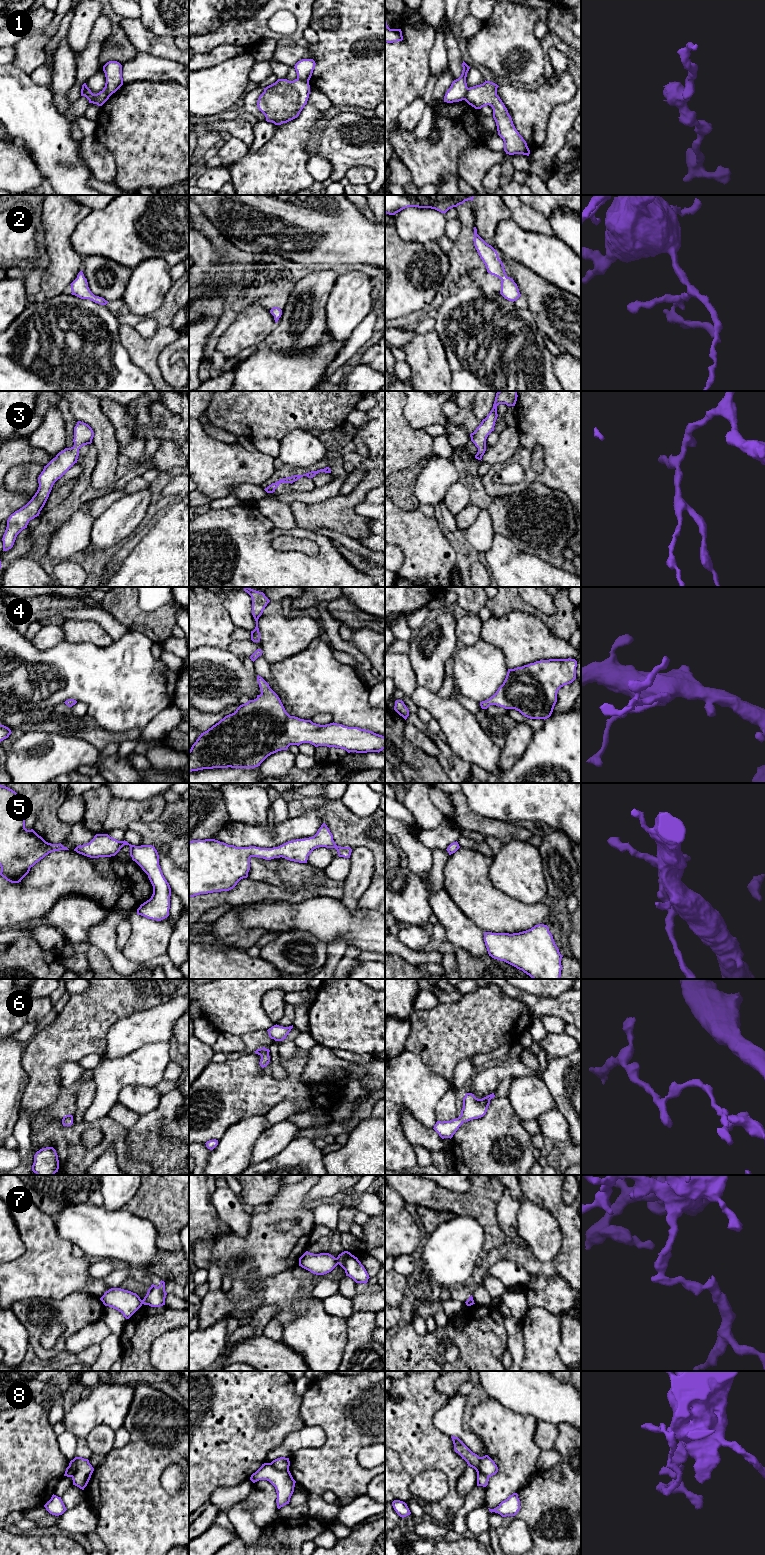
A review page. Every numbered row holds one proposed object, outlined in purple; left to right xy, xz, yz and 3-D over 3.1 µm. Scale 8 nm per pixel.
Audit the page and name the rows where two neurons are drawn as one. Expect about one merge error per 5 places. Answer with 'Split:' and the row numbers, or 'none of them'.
Split: 1, 7, 8

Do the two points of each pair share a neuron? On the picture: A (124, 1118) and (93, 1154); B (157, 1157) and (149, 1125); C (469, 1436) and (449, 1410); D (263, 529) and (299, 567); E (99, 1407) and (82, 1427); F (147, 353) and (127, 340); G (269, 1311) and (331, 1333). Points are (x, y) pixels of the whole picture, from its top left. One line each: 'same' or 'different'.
A: different
B: same
C: same
D: same
E: same
F: same
G: different

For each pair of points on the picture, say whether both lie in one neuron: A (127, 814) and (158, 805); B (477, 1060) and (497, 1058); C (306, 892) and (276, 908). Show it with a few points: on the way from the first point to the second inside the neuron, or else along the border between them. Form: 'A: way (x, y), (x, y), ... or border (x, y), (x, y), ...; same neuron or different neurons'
A: way (135, 810), (144, 810), (150, 804); same neuron
B: way (482, 1060), (492, 1058); same neuron
C: border (312, 897), (297, 902), (266, 900); different neurons

